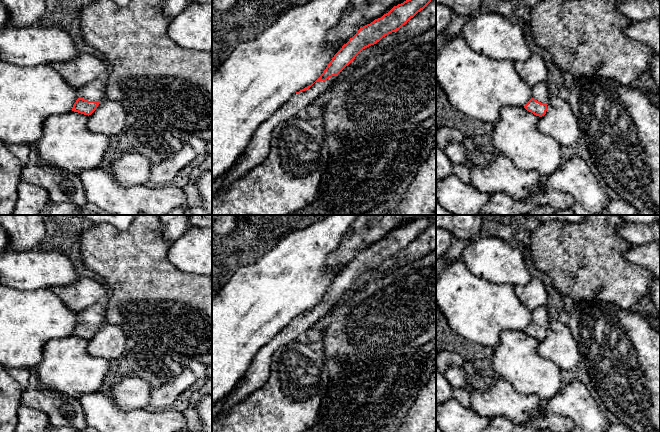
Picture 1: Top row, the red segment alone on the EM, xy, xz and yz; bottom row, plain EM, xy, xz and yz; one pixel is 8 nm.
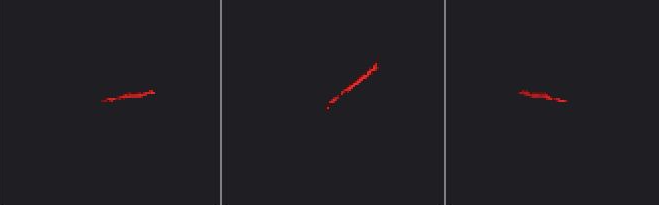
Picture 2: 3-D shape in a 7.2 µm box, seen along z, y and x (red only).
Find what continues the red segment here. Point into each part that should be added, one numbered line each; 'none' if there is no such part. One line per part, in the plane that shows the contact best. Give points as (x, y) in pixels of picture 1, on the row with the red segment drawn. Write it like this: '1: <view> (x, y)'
1: xz (257, 150)

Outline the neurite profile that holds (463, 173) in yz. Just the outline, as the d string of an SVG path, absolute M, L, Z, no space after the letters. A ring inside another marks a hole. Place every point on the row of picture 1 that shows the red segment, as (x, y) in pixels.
M461 164L452 165L452 173L464 183L470 183L470 170Z

